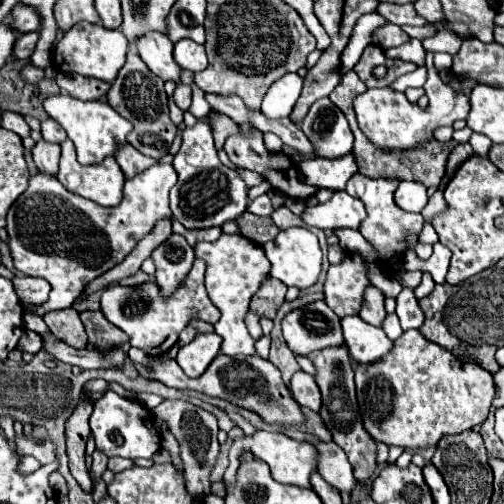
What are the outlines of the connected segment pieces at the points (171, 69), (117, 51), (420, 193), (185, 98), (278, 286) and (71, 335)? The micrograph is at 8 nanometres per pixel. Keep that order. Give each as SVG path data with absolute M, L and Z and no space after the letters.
M149 31L141 37L137 37L137 41L135 41L139 57L147 63L147 67L151 71L155 75L159 75L163 81L171 79L177 83L181 67L173 61L169 45L173 45L171 39L159 31Z
M75 23L53 51L53 67L61 73L79 73L113 83L119 69L125 65L129 41L117 29L105 29L99 23Z
M401 181L395 191L395 203L411 213L419 213L427 205L427 187L417 181Z
M177 85L173 99L183 111L187 111L189 105L191 105L191 87L189 85Z
M267 279L261 289L255 293L253 301L251 301L251 309L253 313L261 315L261 317L269 317L273 319L275 317L275 311L279 309L279 305L283 303L285 299L285 293L287 293L287 285L281 283L279 279Z
M73 307L47 313L43 317L43 321L47 323L49 331L55 337L59 337L61 341L65 341L67 345L71 345L75 349L85 349L87 347L87 333L83 329L79 313Z

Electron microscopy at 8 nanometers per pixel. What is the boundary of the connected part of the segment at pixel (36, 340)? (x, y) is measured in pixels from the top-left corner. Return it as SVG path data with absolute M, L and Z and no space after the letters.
M25 331L23 333L23 337L19 341L19 349L21 351L33 353L33 351L41 351L41 347L43 347L43 341L41 341L41 337L37 333L33 333L33 331Z

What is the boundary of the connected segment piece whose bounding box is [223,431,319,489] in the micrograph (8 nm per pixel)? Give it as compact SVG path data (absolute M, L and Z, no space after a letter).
M257 431L253 437L243 437L243 439L235 439L231 453L229 453L229 466L226 469L223 481L225 486L230 486L236 482L236 474L239 467L239 453L241 451L253 451L253 455L261 461L265 461L271 467L271 475L275 481L279 483L287 483L287 485L297 485L297 487L305 487L311 489L311 473L317 471L317 459L319 459L319 451L313 449L311 443L305 441L295 441L283 433L267 433L267 431Z

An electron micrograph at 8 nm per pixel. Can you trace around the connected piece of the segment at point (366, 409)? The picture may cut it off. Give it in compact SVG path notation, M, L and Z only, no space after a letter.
M419 329L405 331L395 341L393 353L389 353L389 357L383 357L369 367L359 365L355 369L355 385L365 431L379 443L397 445L403 449L437 447L443 435L457 435L477 427L487 419L489 407L497 395L497 385L487 369L457 359L445 347L425 339Z

